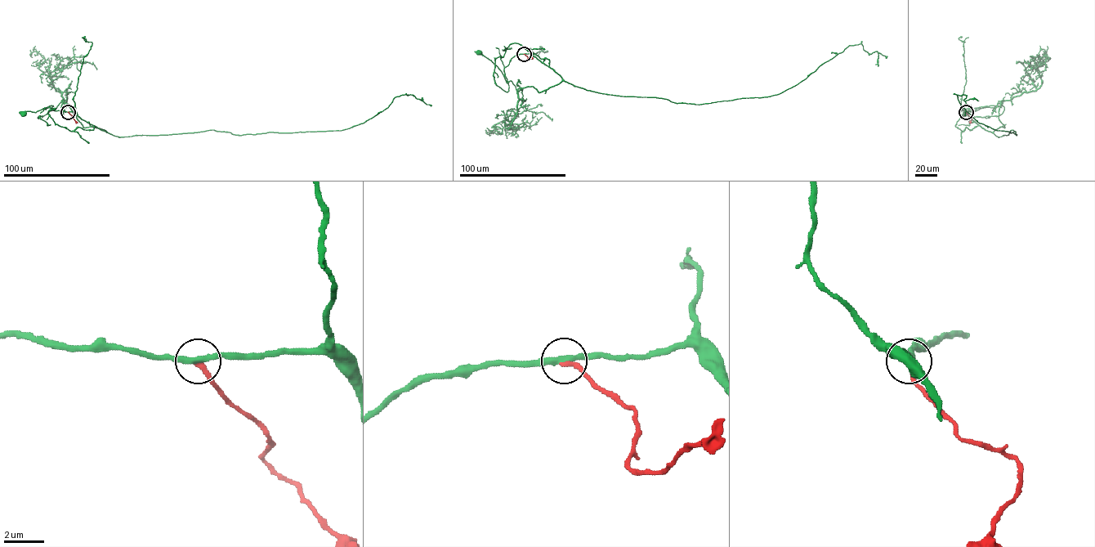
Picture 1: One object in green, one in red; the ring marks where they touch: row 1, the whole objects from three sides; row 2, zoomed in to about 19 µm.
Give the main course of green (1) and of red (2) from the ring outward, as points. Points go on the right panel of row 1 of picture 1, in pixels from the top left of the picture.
1: (966, 112), (988, 131), (1004, 127), (998, 118), (1002, 101), (993, 110), (986, 107), (965, 114)
2: (967, 112), (972, 117), (970, 123)

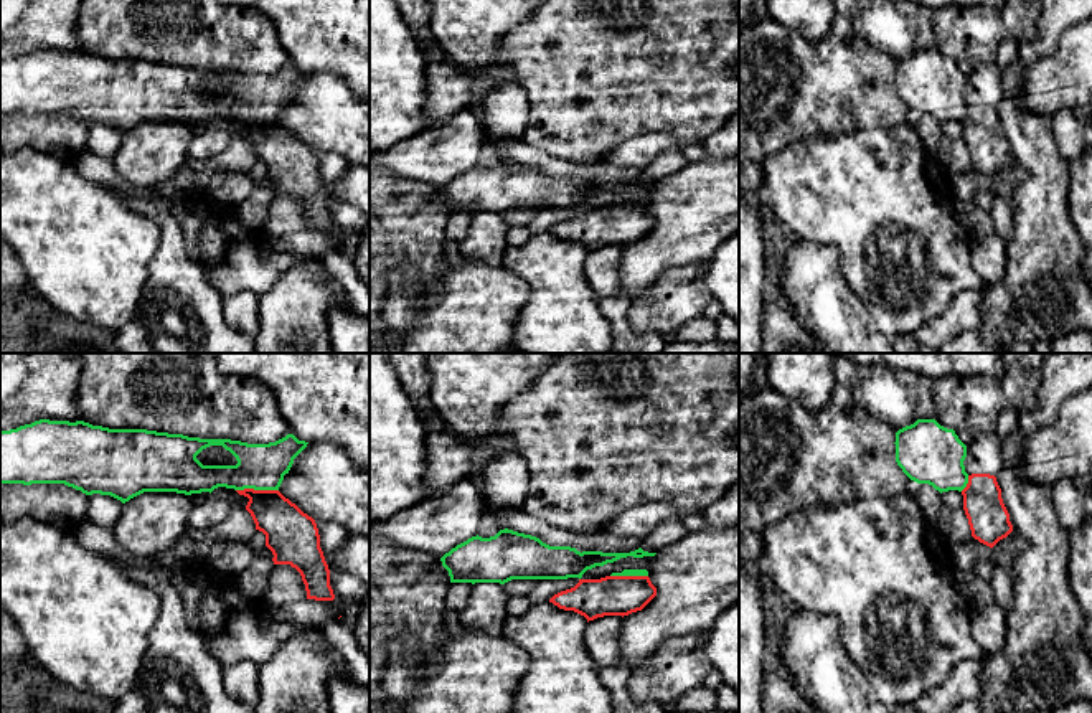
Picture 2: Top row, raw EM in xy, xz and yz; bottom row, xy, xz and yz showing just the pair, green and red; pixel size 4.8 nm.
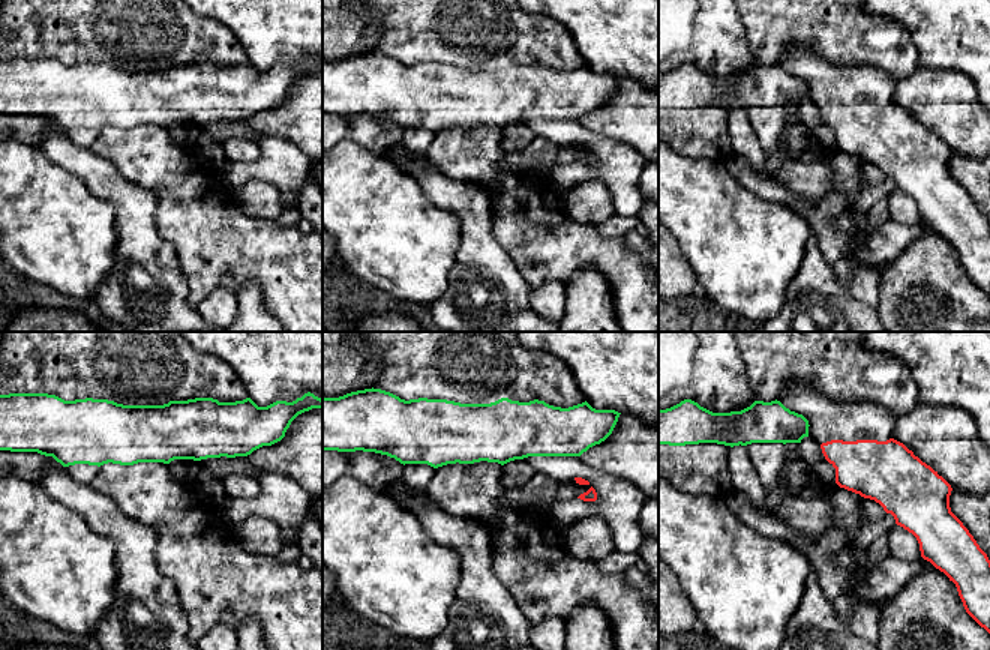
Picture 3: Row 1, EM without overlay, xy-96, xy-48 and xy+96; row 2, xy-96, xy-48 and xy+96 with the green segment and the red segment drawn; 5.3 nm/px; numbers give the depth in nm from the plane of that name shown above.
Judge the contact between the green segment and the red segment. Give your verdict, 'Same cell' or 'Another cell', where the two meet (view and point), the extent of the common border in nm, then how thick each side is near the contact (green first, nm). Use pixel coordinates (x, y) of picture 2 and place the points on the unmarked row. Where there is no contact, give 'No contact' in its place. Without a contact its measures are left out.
Another cell. Touches green at xy (256, 119). Shared border 200 nm. Thickness 220 nm (green) against 220 nm

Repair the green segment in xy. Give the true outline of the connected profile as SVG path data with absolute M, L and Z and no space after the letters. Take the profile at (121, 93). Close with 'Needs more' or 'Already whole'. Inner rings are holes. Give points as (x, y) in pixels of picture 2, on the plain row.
M40 50L16 59L0 61L0 114L64 114L86 125L111 125L122 134L144 122L177 122L191 125L201 122L211 124L218 117L234 120L279 120L284 106L289 104L294 94L294 89L307 78L307 74L308 73L299 71L294 64L287 64L285 68L269 74L247 74L231 69L200 69L147 59L109 59L92 56L84 51L69 53ZM209 76L223 76L236 87L238 94L203 96L196 86Z. Already whole

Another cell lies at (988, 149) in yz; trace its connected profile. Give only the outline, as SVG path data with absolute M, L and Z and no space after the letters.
M985 63L967 76L963 91L968 114L962 120L963 140L972 167L993 178L1013 162L1010 144L1001 129L996 106L1003 99L1001 73L998 64Z

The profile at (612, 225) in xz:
M605 206L579 210L566 221L554 224L549 233L564 241L574 241L589 251L604 246L628 246L642 241L657 226L648 206Z

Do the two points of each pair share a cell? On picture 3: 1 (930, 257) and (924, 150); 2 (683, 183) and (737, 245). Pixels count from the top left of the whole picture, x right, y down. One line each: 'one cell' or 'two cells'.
1: two cells
2: one cell

